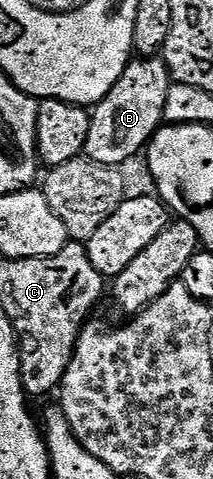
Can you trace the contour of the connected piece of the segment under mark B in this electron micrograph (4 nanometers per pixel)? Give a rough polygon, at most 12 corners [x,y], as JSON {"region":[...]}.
{"region":[[160,56],[130,60],[91,109],[84,156],[124,166],[163,125]]}

